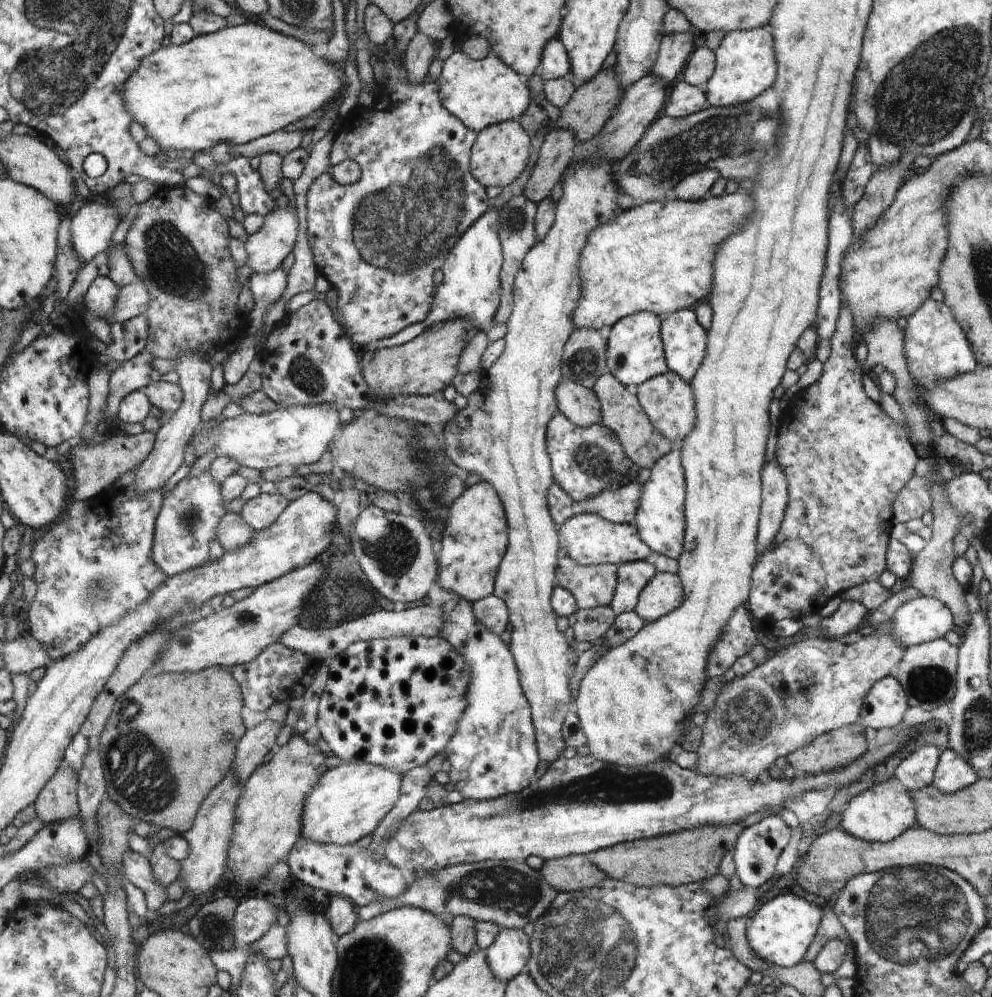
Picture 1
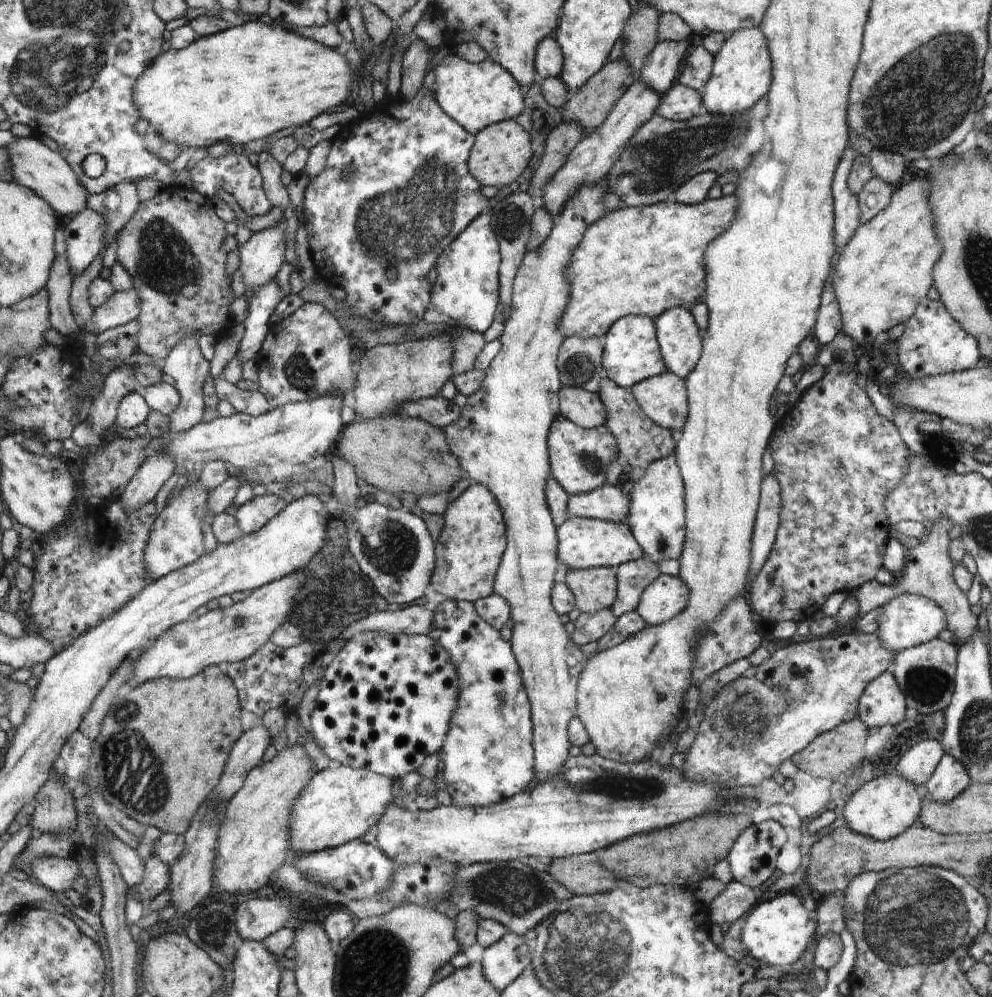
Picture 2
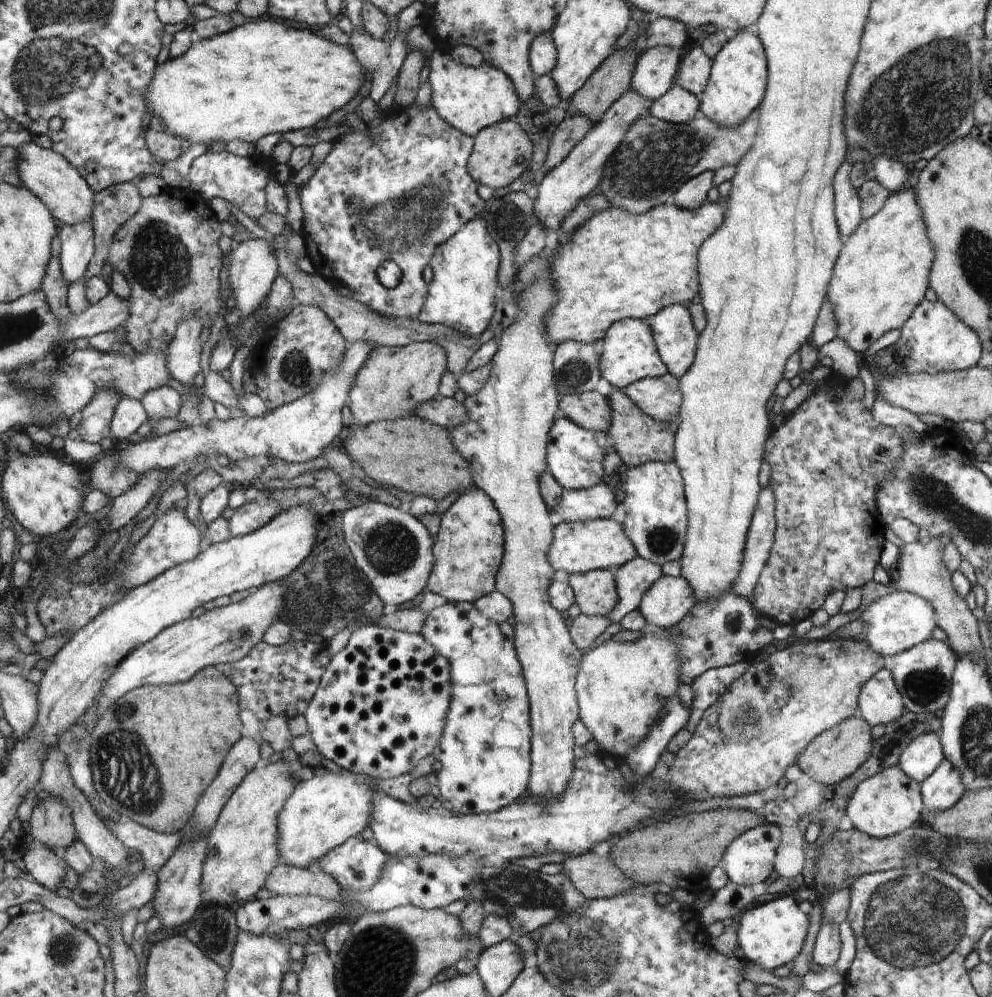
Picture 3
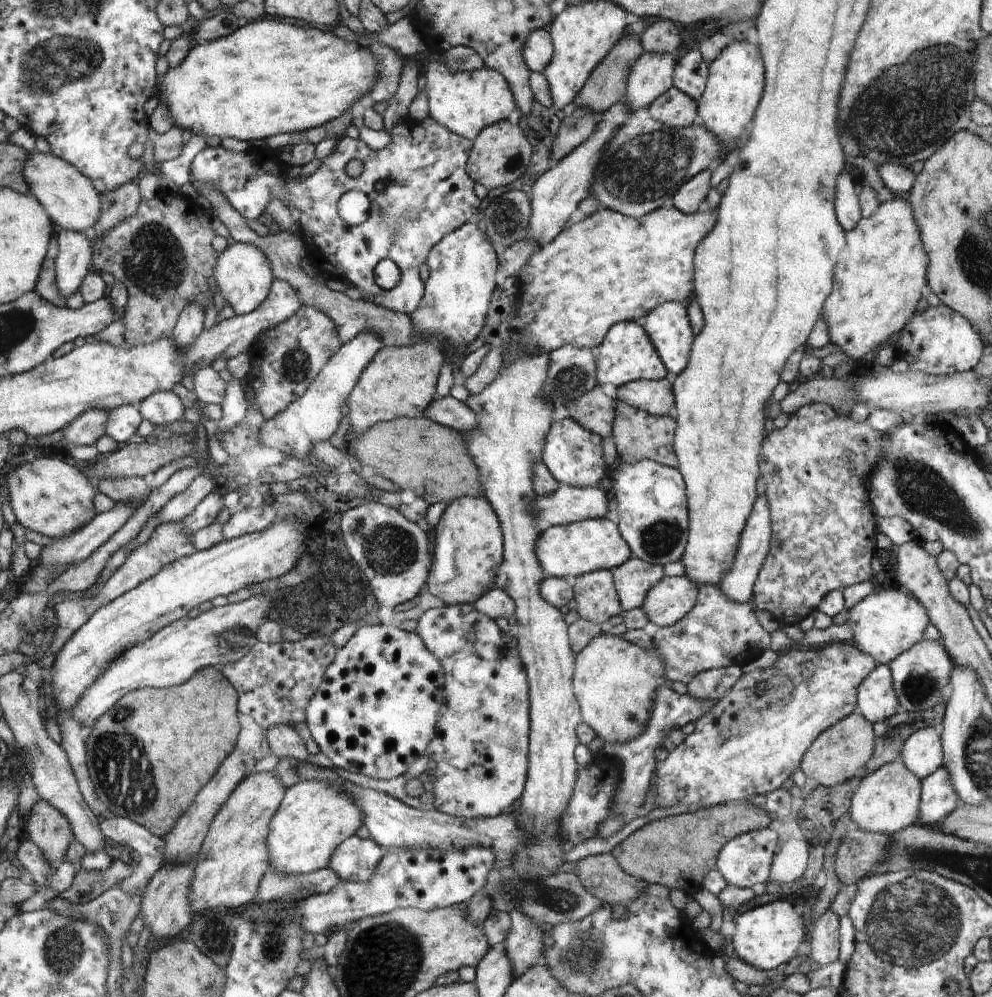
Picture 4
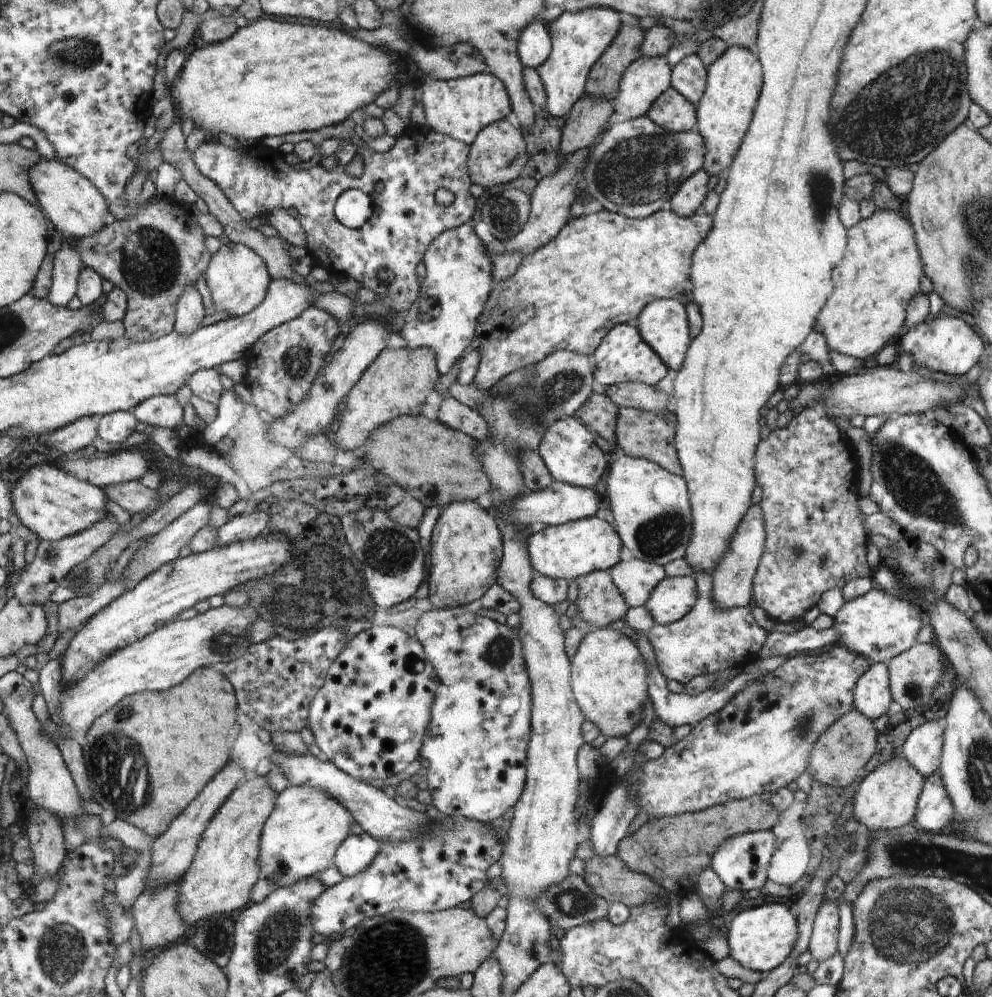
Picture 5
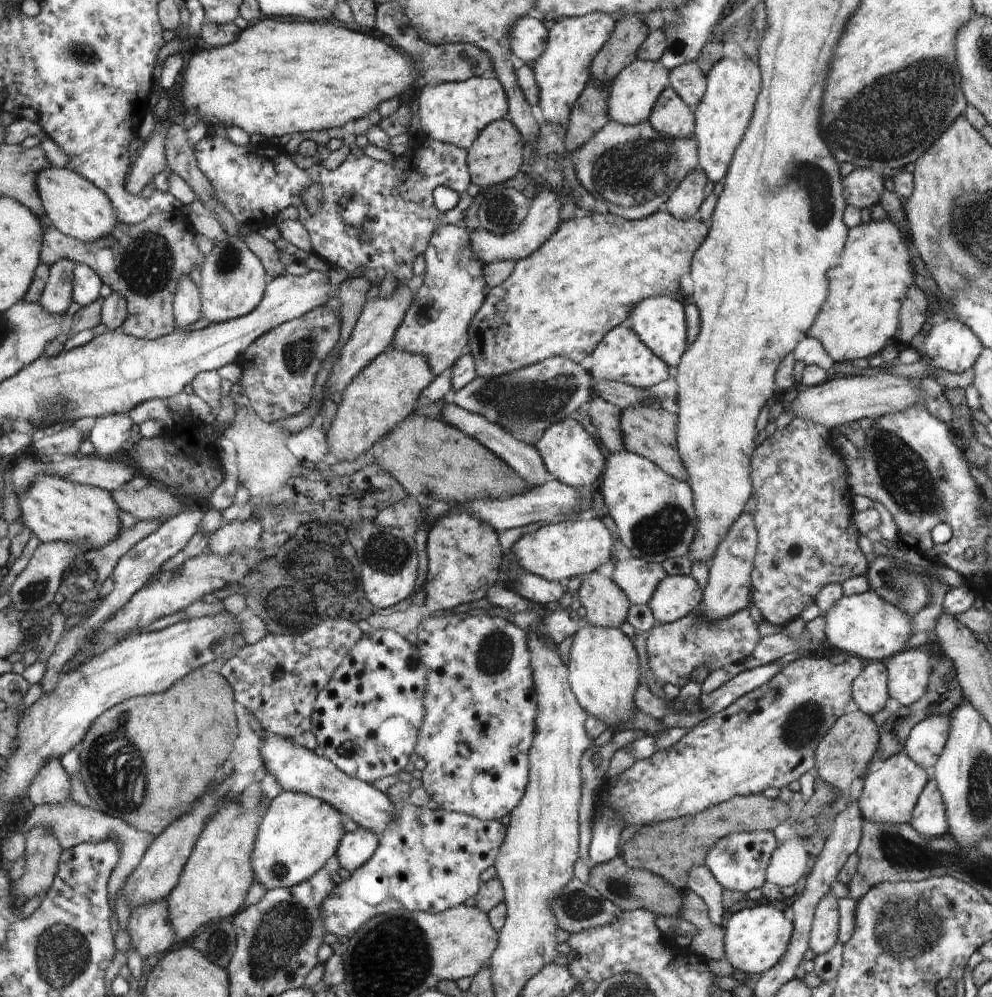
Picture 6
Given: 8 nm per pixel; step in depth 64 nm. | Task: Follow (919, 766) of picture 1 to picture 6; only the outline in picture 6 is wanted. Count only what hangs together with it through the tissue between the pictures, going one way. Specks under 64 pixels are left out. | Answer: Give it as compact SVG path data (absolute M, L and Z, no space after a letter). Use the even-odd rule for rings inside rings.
M948 714L930 715L917 723L907 736L902 752L931 773L940 758L949 731Z

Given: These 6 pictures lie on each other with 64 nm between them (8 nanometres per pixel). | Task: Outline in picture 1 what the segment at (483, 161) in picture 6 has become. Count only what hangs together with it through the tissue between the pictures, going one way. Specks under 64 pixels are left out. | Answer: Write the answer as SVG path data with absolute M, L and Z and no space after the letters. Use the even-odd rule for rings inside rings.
M517 119L482 129L472 148L470 164L473 177L478 179L482 186L500 186L502 188L514 182L526 168L530 148L530 135Z

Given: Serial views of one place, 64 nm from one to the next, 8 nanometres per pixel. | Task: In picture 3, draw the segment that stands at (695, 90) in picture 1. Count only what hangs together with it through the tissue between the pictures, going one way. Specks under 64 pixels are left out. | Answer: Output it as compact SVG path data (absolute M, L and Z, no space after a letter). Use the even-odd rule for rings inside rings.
M674 86L665 96L653 101L649 114L668 123L688 124L703 117L700 99L680 86Z

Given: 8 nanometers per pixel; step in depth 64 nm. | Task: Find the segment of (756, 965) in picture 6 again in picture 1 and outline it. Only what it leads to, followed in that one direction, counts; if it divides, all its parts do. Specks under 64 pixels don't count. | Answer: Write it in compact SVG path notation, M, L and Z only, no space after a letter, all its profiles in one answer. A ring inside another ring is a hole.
M796 890L781 892L756 911L756 915L751 918L746 936L750 948L765 960L769 967L792 967L804 960L821 919L822 910L806 902L804 897L796 896Z

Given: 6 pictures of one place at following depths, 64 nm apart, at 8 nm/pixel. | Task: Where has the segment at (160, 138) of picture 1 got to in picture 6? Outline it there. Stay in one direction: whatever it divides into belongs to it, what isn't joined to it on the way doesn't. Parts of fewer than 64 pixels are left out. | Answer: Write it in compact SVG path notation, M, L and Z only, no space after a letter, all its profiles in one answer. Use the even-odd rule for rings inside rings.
M264 17L253 24L249 24L245 29L242 29L241 35L236 42L218 48L205 48L189 59L190 62L188 63L185 85L183 86L182 100L186 109L191 112L200 113L202 119L210 122L210 126L216 124L216 126L220 125L225 129L230 128L230 126L239 126L248 136L255 140L264 141L265 143L270 138L282 136L283 134L306 132L307 130L310 130L310 132L312 130L330 131L331 128L344 126L350 120L362 118L370 110L377 108L381 102L404 94L414 84L415 77L419 73L417 72L417 67L416 71L412 72L411 63L414 65L415 63L406 52L404 54L402 54L402 50L400 52L400 48L395 47L389 40L375 32L371 36L368 36L364 32L352 31L344 26L335 26L331 22L304 20L301 22L280 22L280 20L271 20L268 17Z

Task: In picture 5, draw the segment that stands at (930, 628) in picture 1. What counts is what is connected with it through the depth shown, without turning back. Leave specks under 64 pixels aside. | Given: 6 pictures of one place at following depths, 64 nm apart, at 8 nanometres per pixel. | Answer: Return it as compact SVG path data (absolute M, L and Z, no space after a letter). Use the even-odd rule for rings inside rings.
M874 588L864 596L854 600L843 602L840 610L833 616L835 626L838 629L840 640L838 644L848 647L851 651L858 653L866 658L871 658L875 663L884 663L892 661L900 653L906 652L917 643L916 636L925 623L924 609L914 606L910 601L901 599L896 595L883 591L880 588Z

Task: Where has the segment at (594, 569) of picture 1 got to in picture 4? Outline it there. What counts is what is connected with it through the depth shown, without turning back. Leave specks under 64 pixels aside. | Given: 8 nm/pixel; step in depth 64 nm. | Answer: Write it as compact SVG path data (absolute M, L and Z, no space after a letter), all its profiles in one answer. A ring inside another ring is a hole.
M595 570L571 582L580 617L603 624L611 616L622 614L612 570Z

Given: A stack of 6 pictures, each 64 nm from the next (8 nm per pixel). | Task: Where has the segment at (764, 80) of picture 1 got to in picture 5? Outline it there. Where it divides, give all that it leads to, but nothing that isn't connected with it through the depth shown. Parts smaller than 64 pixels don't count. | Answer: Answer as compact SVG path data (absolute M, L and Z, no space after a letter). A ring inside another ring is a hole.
M738 45L728 48L707 68L707 81L697 109L696 130L705 138L707 154L703 166L709 176L722 176L740 148L764 88L764 70L752 50Z

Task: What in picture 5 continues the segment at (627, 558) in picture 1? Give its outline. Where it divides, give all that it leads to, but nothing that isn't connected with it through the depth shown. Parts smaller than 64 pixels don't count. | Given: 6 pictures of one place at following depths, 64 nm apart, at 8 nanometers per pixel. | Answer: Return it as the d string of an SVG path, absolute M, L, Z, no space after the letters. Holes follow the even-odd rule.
M598 516L558 526L550 525L527 538L527 549L536 573L556 580L566 579L568 582L594 571L608 571L618 565L623 545L616 528Z

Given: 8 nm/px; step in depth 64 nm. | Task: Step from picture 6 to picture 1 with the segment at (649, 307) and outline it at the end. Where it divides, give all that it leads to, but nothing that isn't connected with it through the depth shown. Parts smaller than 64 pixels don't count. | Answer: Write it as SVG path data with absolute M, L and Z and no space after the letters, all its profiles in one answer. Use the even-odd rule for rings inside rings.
M681 310L662 320L662 340L669 370L691 382L707 356L708 330L701 325L693 310Z

